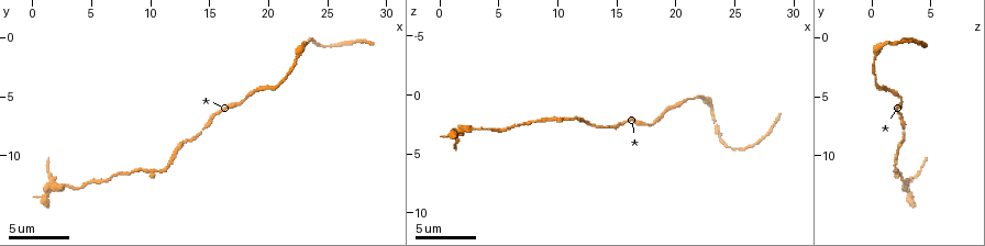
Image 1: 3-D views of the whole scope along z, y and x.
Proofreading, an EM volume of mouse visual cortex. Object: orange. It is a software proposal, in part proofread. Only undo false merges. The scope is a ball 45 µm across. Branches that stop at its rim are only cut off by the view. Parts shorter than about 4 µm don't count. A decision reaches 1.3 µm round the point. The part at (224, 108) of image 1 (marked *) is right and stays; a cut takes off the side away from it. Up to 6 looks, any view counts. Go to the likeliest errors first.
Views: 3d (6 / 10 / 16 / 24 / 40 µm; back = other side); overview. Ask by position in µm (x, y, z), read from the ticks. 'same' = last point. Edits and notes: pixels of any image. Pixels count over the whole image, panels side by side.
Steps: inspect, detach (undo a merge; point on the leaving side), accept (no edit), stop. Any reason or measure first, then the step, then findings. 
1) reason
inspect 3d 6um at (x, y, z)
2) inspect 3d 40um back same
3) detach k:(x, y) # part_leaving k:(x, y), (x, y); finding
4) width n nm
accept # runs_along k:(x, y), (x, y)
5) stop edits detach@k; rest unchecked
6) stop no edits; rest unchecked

sudden change in width
inspect 3d 6um at (20.2, 4.2, 0.6)

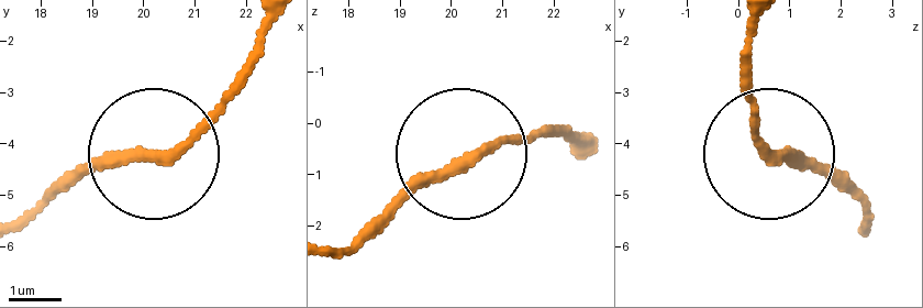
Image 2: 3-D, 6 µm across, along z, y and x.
width 210 nm
accept # runs_along 2:(863, 229), (836, 182), (770, 151), (745, 54); one cell here

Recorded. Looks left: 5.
thin neck
inspect 3d 6um at (24.8, 0.6, 4.4)

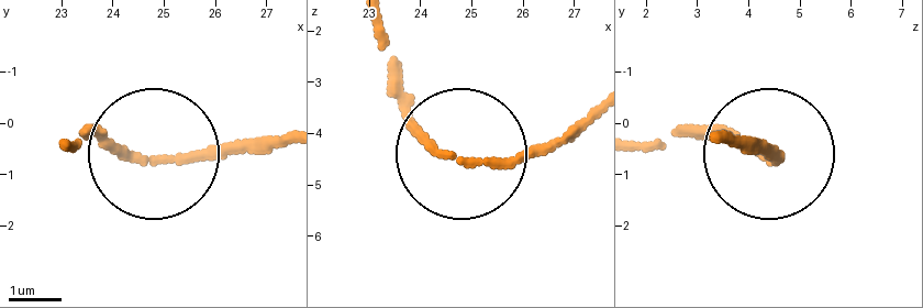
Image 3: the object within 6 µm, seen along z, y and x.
accept # one cell here

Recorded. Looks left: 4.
thick turns thin
inspect 3d 16um at (9.0, 11.4, 2.0)

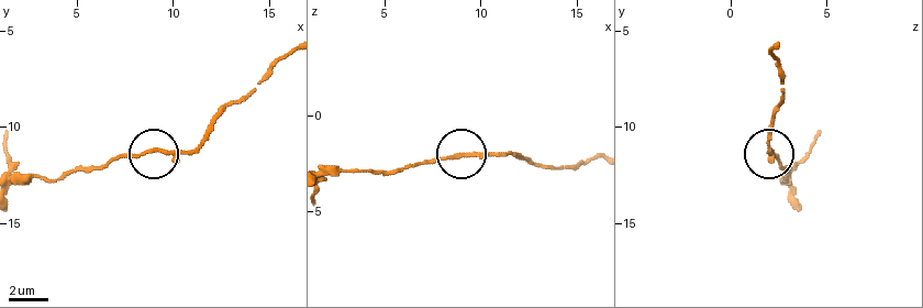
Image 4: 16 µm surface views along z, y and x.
width 190 nm
accept # runs_along 4:(773, 50), (782, 98), (773, 114), (767, 146), (777, 162); all the same cell

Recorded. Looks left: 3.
stop no edits; rest unchecked

